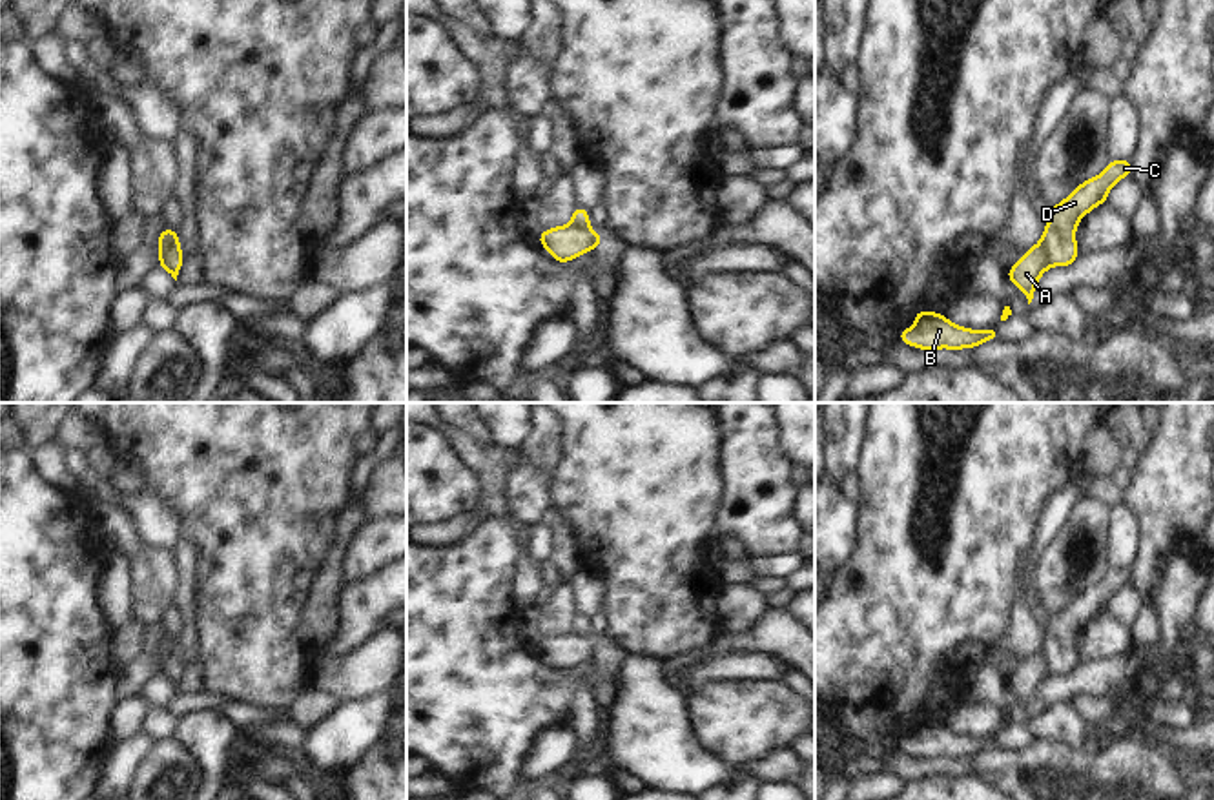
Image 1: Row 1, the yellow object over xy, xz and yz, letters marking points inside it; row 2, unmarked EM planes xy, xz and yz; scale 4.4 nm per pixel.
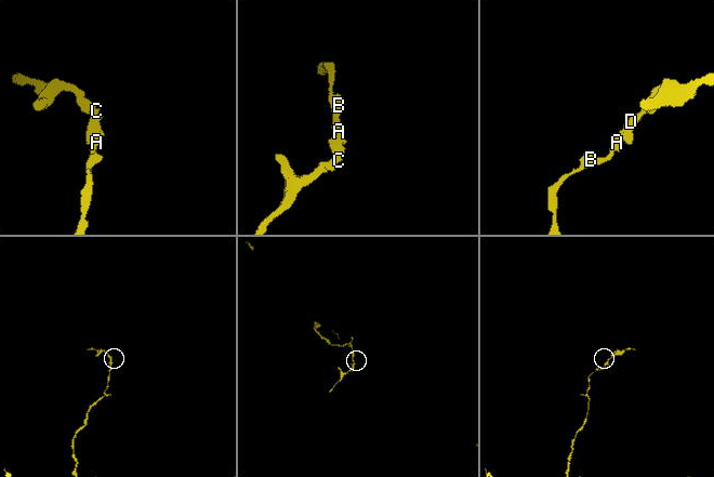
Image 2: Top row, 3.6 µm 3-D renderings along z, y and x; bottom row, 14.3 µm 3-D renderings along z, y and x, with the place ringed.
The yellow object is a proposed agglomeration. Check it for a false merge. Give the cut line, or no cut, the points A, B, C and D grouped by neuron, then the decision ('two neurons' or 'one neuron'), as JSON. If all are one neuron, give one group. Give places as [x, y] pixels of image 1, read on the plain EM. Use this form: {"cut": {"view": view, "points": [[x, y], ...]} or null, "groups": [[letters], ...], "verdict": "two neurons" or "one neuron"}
{"cut": {"view": "yz", "points": [[1041, 647], [1050, 673]]}, "groups": [["A", "B"], ["C", "D"]], "verdict": "two neurons"}

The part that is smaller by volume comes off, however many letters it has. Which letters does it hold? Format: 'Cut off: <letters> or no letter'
Cut off: C, D

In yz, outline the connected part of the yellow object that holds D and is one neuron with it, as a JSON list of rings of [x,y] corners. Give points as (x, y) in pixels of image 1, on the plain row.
[[[1110,569],[1096,585],[1079,592],[1063,610],[1052,614],[1043,656],[1050,674],[1070,674],[1081,663],[1075,652],[1077,631],[1108,607],[1110,596],[1132,581],[1132,569]]]

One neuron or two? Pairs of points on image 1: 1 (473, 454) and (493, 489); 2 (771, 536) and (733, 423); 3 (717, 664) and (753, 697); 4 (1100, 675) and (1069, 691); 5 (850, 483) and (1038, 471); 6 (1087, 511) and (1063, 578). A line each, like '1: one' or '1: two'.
1: one
2: one
3: two
4: one
5: two
6: one

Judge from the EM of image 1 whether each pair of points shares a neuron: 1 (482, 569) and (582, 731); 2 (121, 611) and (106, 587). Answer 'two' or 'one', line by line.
1: two
2: one

